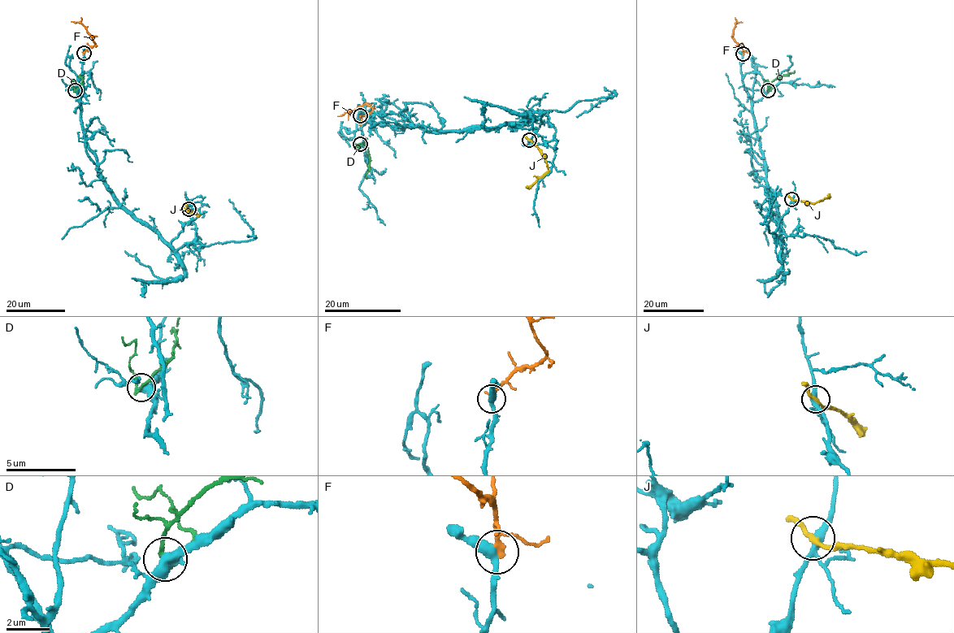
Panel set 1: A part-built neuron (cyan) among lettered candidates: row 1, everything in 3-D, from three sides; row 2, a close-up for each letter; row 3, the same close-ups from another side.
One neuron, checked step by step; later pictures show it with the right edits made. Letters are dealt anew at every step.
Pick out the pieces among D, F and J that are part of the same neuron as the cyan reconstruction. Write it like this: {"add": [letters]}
{"add": ["F"]}

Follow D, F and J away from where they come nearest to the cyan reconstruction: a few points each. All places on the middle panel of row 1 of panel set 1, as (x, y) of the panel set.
D: (360, 144), (368, 149), (366, 179)
F: (360, 116), (365, 115), (372, 110), (370, 106), (366, 104), (337, 116)
J: (530, 139), (544, 156), (548, 171), (526, 188)

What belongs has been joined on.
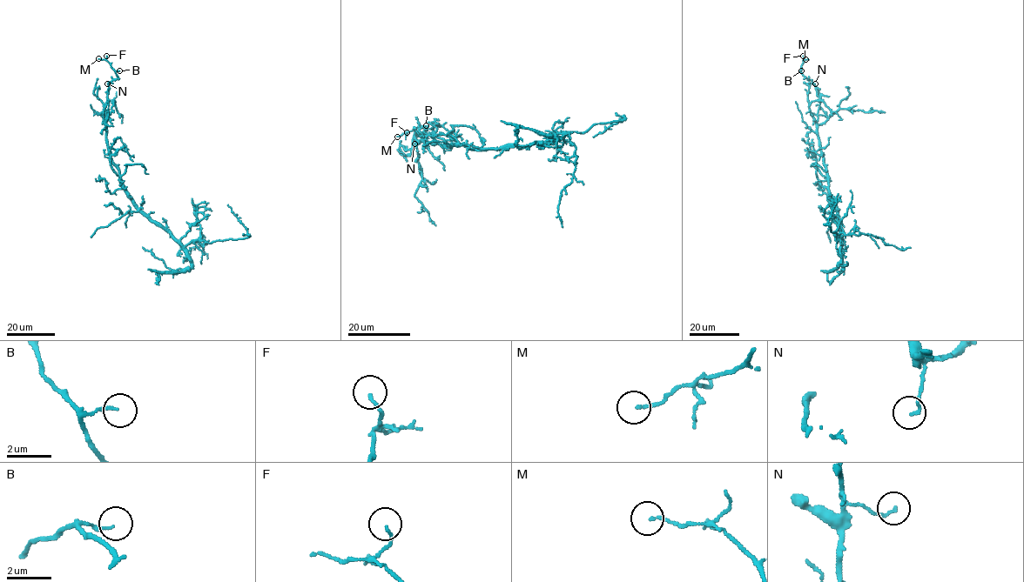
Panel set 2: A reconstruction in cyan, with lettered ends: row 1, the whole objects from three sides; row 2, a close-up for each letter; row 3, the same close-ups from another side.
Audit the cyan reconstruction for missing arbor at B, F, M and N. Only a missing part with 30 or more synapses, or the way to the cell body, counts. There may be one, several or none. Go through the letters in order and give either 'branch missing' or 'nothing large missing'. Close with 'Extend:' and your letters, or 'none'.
B: nothing large missing
F: nothing large missing
M: nothing large missing
N: nothing large missing
Extend: none

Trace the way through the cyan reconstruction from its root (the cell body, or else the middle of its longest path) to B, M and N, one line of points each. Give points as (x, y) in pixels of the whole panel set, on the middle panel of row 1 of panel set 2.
B: (476, 150), (415, 140), (414, 136), (421, 136), (425, 131), (421, 126), (426, 125)
M: (476, 150), (461, 144), (418, 141), (414, 136), (425, 131), (420, 126), (397, 137)
N: (476, 150), (461, 144), (450, 146), (418, 141), (414, 136), (416, 133), (414, 143)

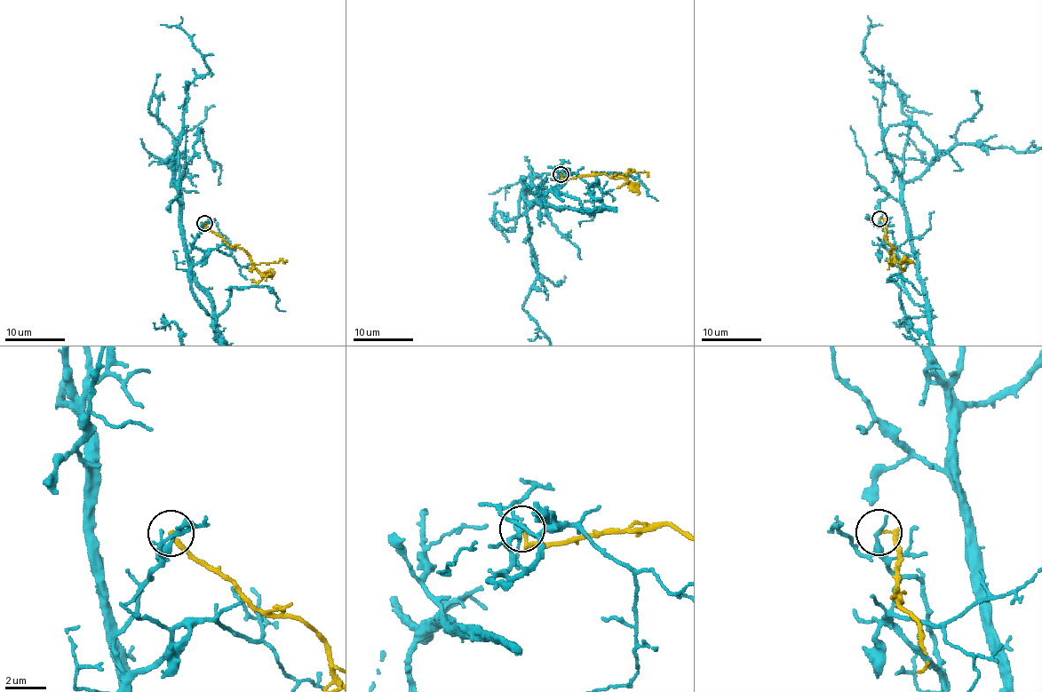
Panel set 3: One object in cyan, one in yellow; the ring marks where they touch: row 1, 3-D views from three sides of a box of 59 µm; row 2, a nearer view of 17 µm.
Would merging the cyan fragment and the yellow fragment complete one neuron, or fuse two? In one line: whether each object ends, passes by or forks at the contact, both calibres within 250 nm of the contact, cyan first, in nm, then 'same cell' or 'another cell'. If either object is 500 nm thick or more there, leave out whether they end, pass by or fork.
cyan ends | yellow ends | 240/170 nm | another cell

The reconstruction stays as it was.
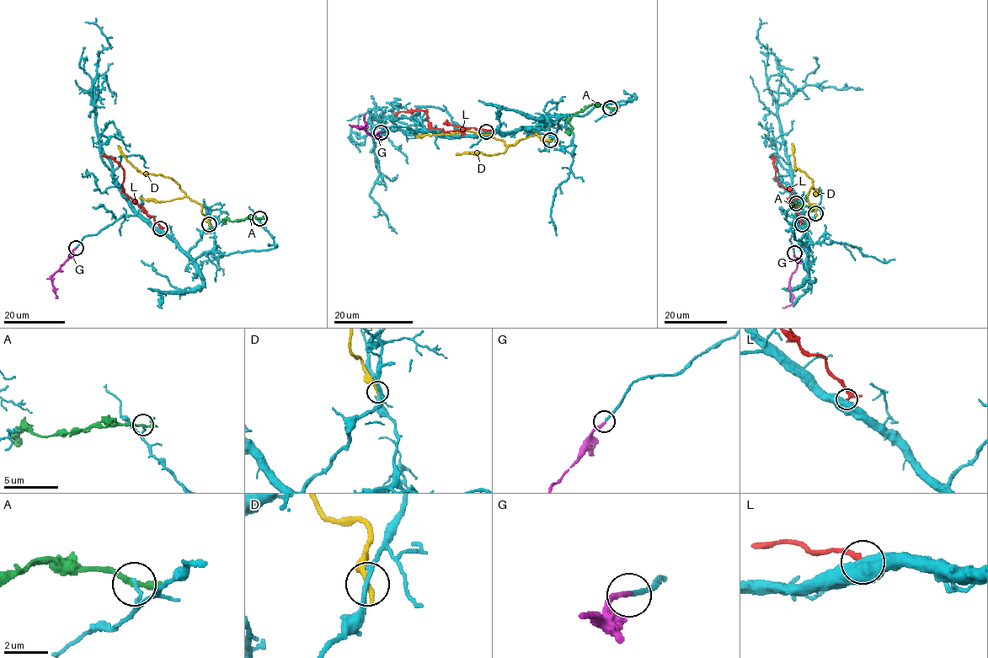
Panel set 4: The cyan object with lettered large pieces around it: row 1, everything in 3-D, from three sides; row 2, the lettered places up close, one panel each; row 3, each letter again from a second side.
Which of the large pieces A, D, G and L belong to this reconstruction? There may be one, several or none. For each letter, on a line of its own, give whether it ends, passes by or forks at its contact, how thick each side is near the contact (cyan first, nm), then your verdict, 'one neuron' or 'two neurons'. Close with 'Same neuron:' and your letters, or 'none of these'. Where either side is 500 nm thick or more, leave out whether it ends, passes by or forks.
A: it forks there; 140 nm thick on the cyan side, 180 nm on the other; two neurons
D: it ends there; 240 nm thick on the cyan side, 280 nm on the other; two neurons
G: it ends there; 200 nm thick on the cyan side, 240 nm on the other; one neuron
L: 750 nm thick on the cyan side, 240 nm on the other; two neurons
Same neuron: G

